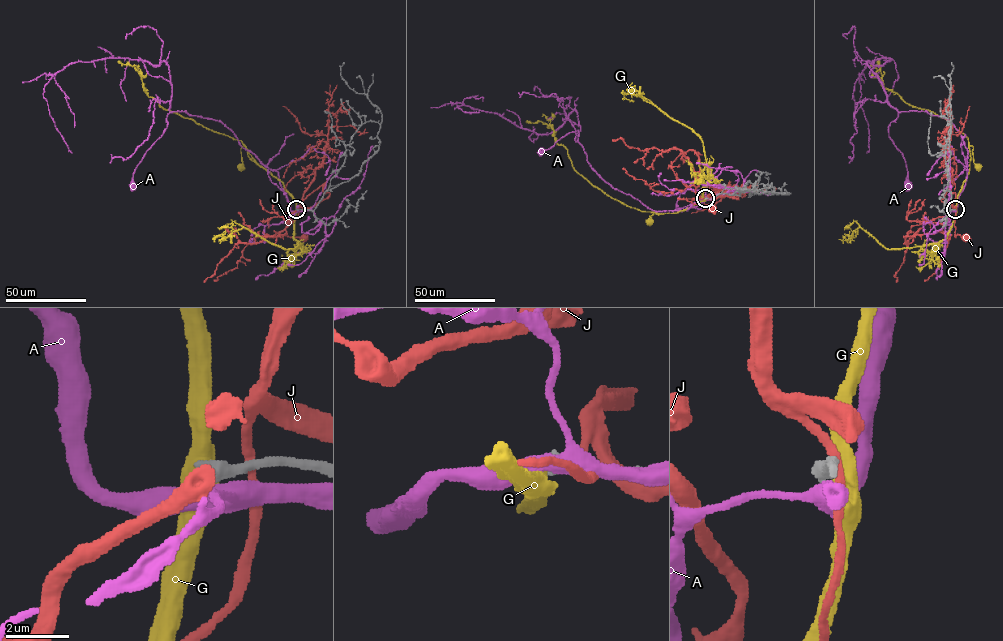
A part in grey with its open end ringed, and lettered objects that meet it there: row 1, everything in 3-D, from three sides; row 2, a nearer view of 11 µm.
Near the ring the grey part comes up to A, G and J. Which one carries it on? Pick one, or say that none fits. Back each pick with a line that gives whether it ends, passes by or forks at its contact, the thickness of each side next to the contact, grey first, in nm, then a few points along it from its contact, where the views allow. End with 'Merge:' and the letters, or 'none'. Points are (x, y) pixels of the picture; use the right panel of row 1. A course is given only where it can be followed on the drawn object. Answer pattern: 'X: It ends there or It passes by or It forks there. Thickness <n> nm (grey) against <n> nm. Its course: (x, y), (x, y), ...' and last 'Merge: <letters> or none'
Merge: none

